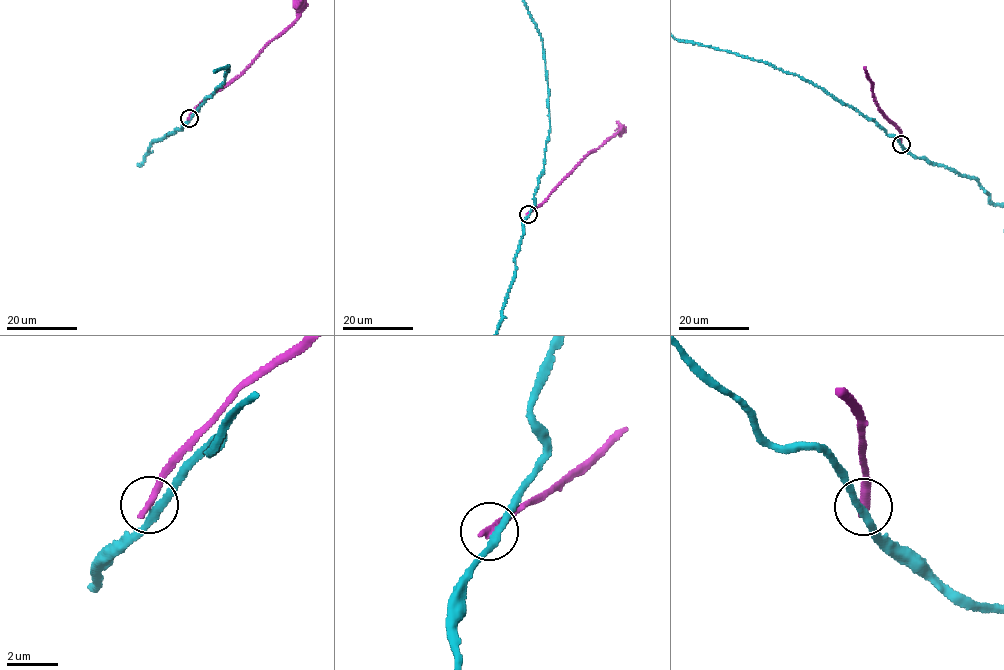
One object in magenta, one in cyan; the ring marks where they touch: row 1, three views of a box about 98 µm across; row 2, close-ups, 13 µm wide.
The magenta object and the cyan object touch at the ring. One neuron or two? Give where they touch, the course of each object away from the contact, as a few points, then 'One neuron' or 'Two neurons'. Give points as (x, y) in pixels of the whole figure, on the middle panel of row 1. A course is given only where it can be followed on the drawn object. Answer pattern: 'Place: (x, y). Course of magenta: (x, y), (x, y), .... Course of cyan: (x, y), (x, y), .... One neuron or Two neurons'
Place: (528, 214). Course of magenta: (527, 213), (539, 207), (587, 154), (596, 151), (620, 128). Course of cyan: (528, 213), (535, 203), (533, 197), (544, 164), (550, 126), (541, 36). Two neurons

